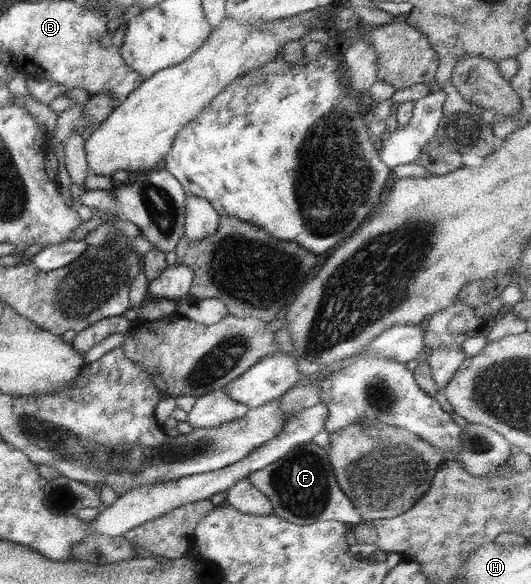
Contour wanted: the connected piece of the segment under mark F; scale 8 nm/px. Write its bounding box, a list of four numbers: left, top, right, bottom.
[246,441,361,526]

